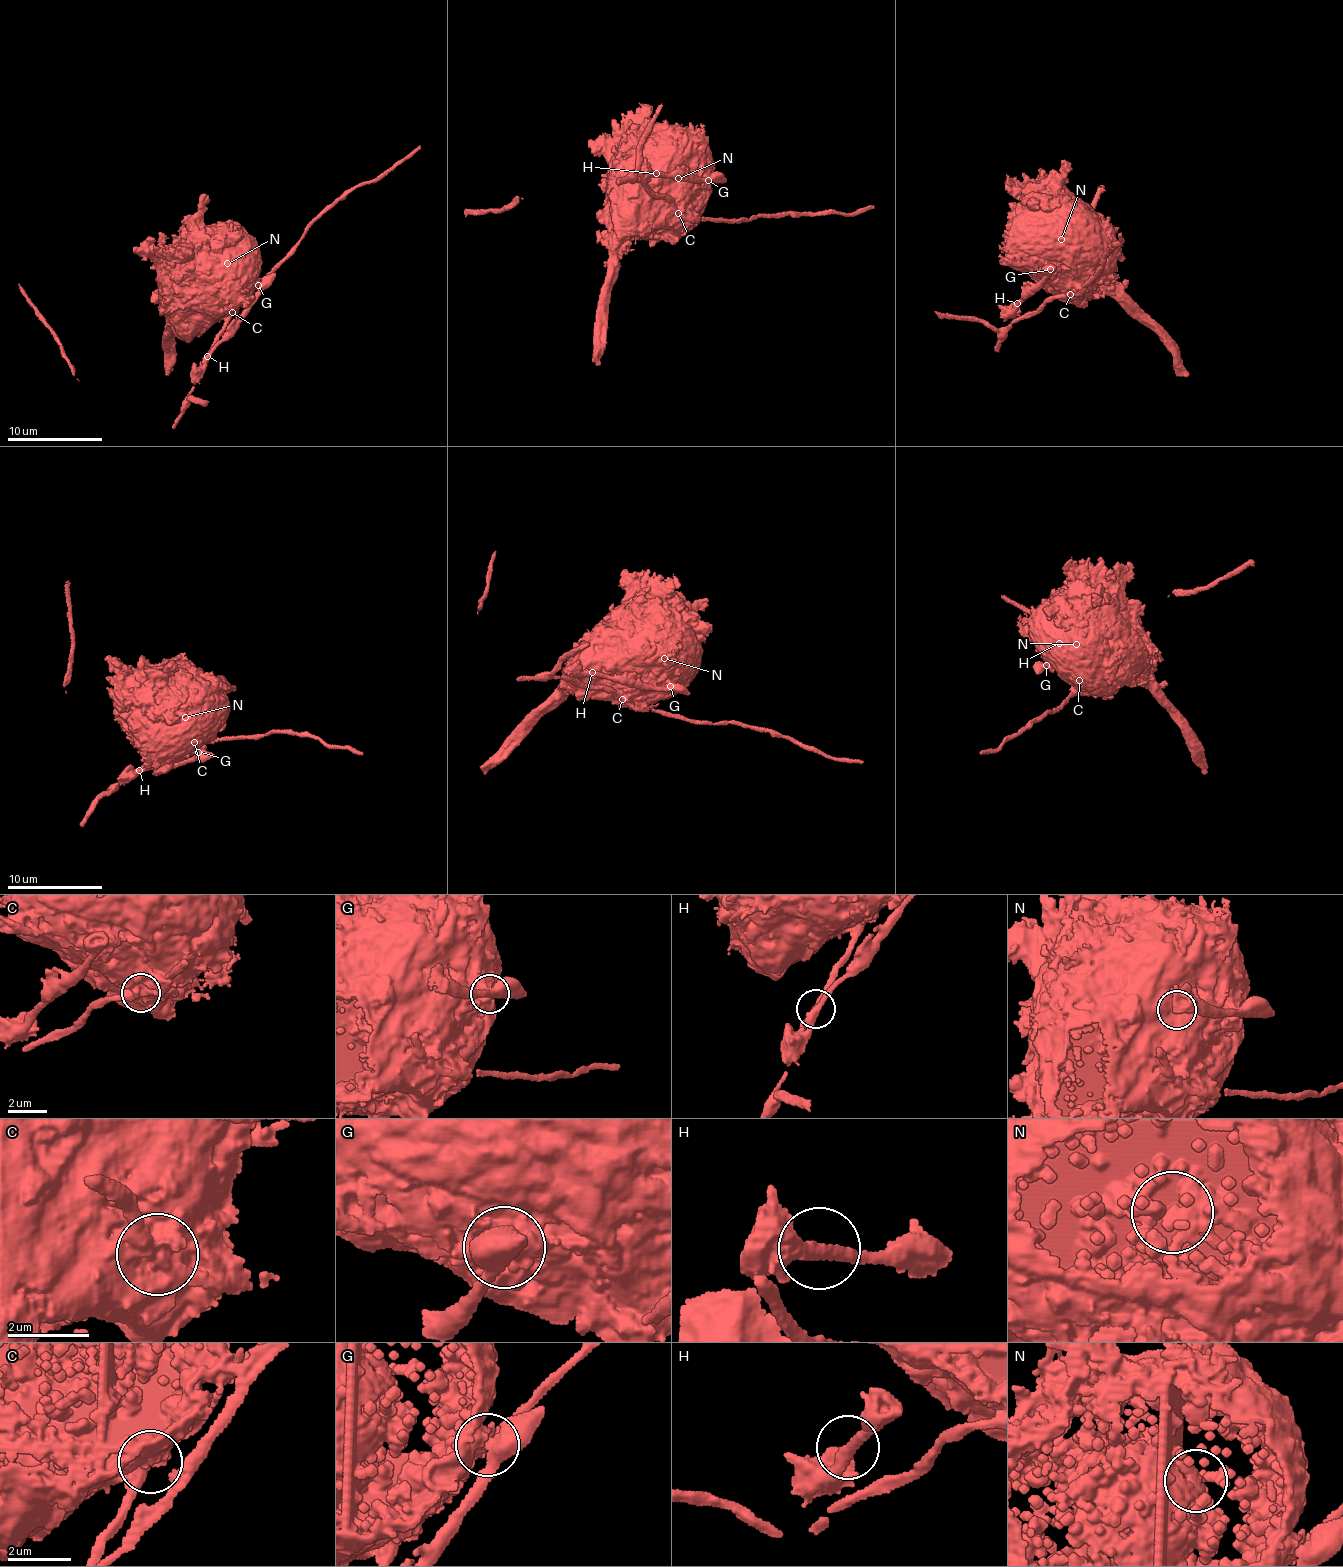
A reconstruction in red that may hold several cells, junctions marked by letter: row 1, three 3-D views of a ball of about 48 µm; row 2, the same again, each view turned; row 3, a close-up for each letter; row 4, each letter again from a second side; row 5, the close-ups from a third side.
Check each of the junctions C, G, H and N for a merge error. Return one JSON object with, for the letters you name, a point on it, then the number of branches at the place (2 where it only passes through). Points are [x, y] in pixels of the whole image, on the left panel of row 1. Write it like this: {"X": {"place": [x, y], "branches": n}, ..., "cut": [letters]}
{"C": {"place": [232, 312], "branches": 2}, "G": {"place": [258, 285], "branches": 3}, "cut": ["C", "G"]}

